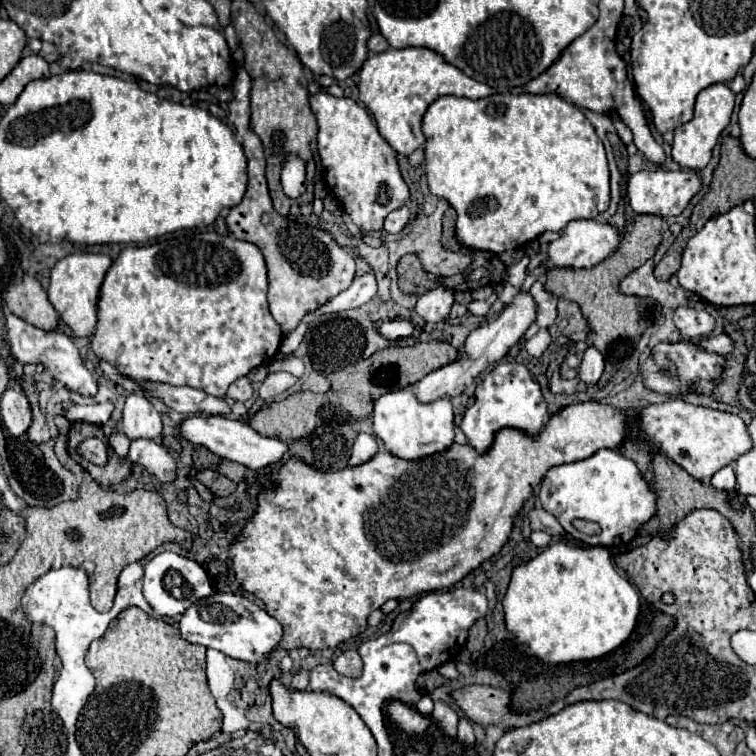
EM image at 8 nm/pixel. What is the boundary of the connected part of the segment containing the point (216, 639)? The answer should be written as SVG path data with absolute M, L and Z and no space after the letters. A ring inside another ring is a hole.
M214 593L200 599L182 615L178 627L182 639L218 649L228 657L246 663L264 663L270 651L276 649L282 639L282 625L272 615L268 615L250 599L232 593Z

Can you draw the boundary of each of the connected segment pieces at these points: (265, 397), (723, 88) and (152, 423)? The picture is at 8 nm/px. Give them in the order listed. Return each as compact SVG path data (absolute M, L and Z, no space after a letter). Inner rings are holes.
M286 371L270 373L270 375L264 379L264 383L260 385L260 395L258 395L258 399L254 401L254 405L252 405L252 409L250 409L248 413L254 415L266 401L270 401L274 395L284 393L284 391L290 389L294 383L296 383L296 377L290 375L290 373L286 373Z
M726 83L708 85L704 91L698 93L696 107L694 107L694 117L674 131L672 157L682 169L698 171L698 169L704 169L708 165L708 161L712 157L712 149L718 143L718 137L730 121L732 109L734 109L734 93Z
M134 391L126 397L124 417L122 417L122 433L130 439L154 439L162 435L162 419L160 413L152 407L144 393Z

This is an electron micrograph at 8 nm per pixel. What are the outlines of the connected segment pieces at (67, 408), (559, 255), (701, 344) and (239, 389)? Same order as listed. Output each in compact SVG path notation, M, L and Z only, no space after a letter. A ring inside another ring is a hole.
M64 401L62 403L64 409L64 417L70 423L92 423L92 425L104 425L112 411L114 405L112 403L102 403L102 405L78 405L72 401Z
M576 219L568 223L560 239L550 243L546 265L574 269L594 267L618 247L618 241L612 241L612 231L616 231L612 223L596 219Z
M720 333L720 335L710 335L706 339L700 339L698 343L698 349L702 351L712 351L712 353L718 353L718 355L728 355L728 351L732 351L732 341L728 335Z
M248 377L236 379L236 381L228 387L226 395L228 395L230 399L234 399L234 401L248 401L248 399L252 397L252 385L250 385Z

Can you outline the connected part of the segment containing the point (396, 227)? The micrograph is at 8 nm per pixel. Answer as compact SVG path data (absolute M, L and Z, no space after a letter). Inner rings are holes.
M402 205L402 207L388 213L388 217L384 221L384 229L388 233L400 233L406 227L408 219L410 219L410 209L408 209L408 205Z

